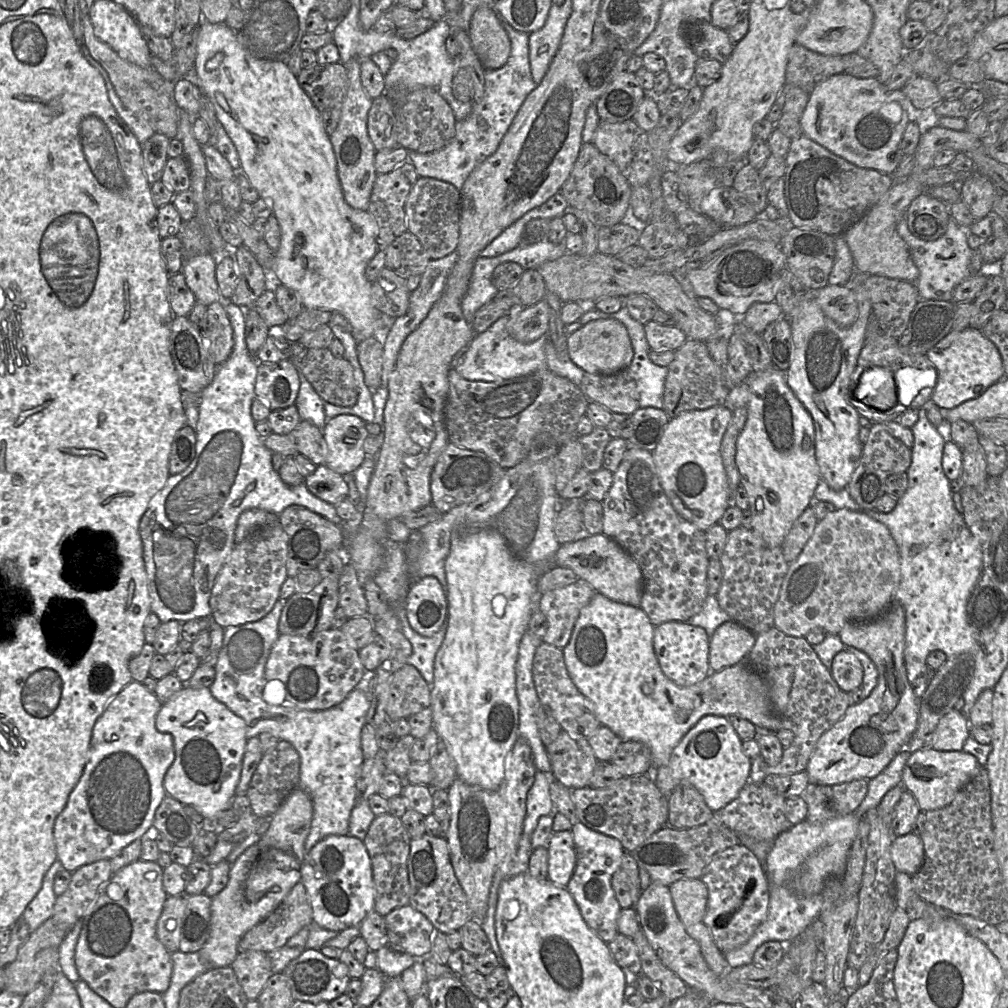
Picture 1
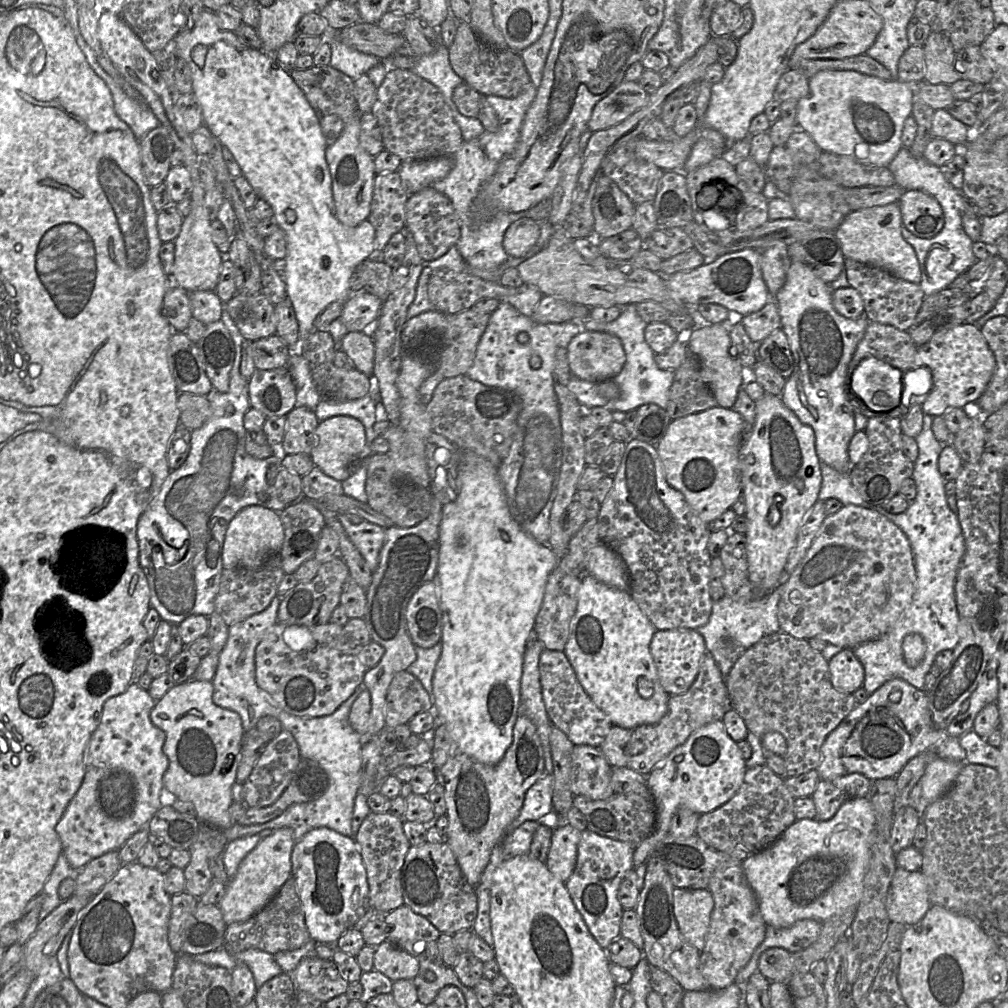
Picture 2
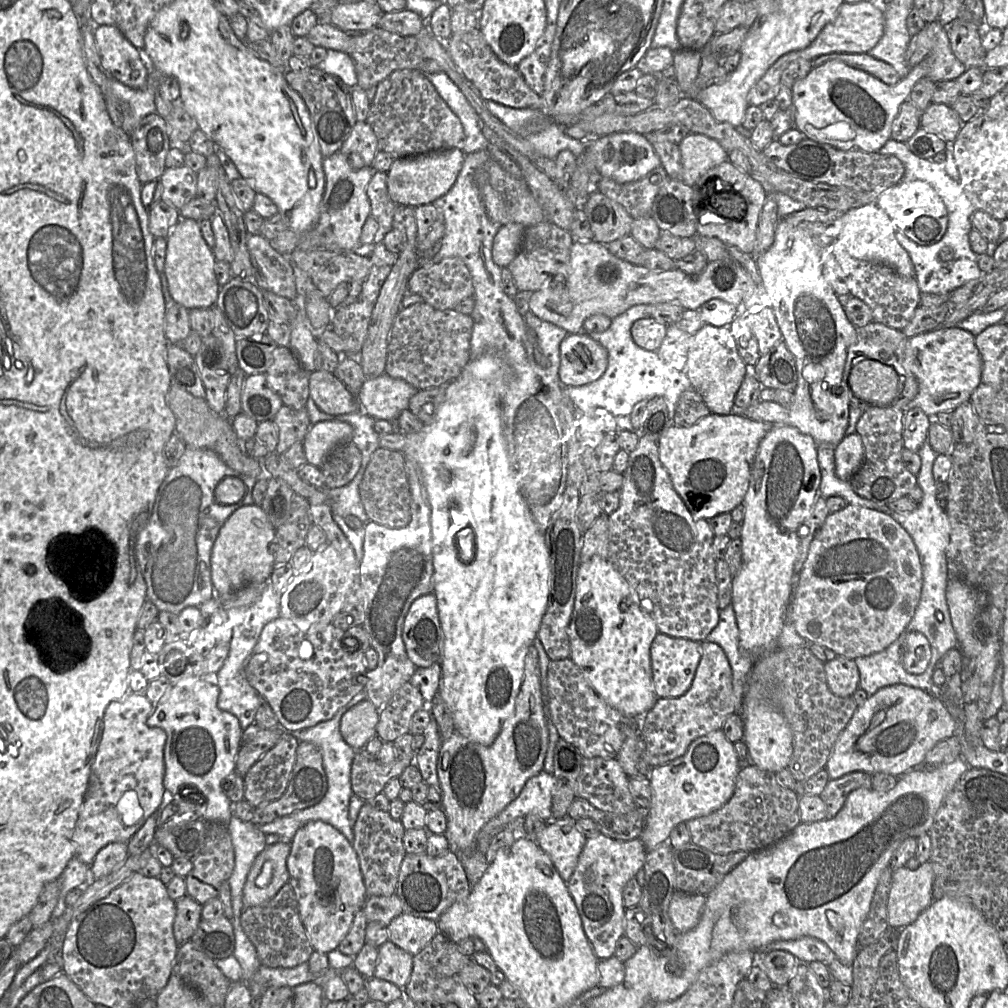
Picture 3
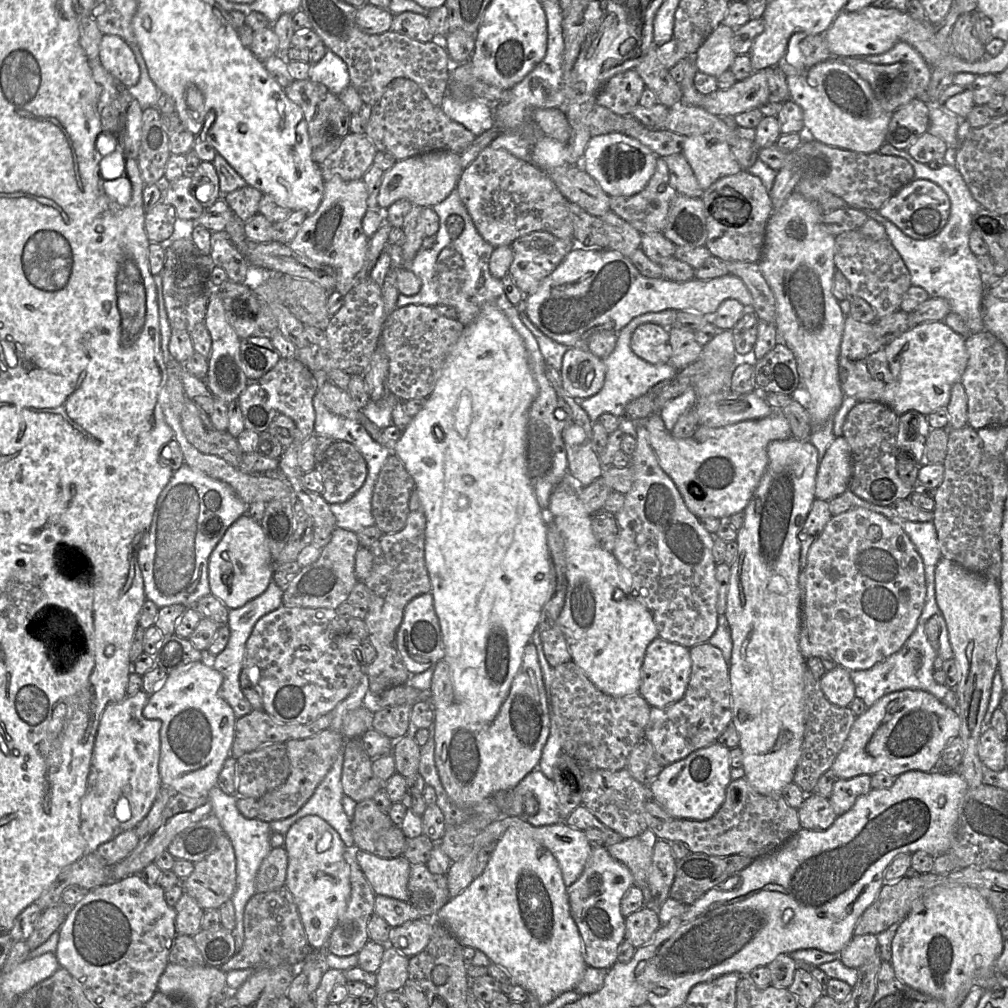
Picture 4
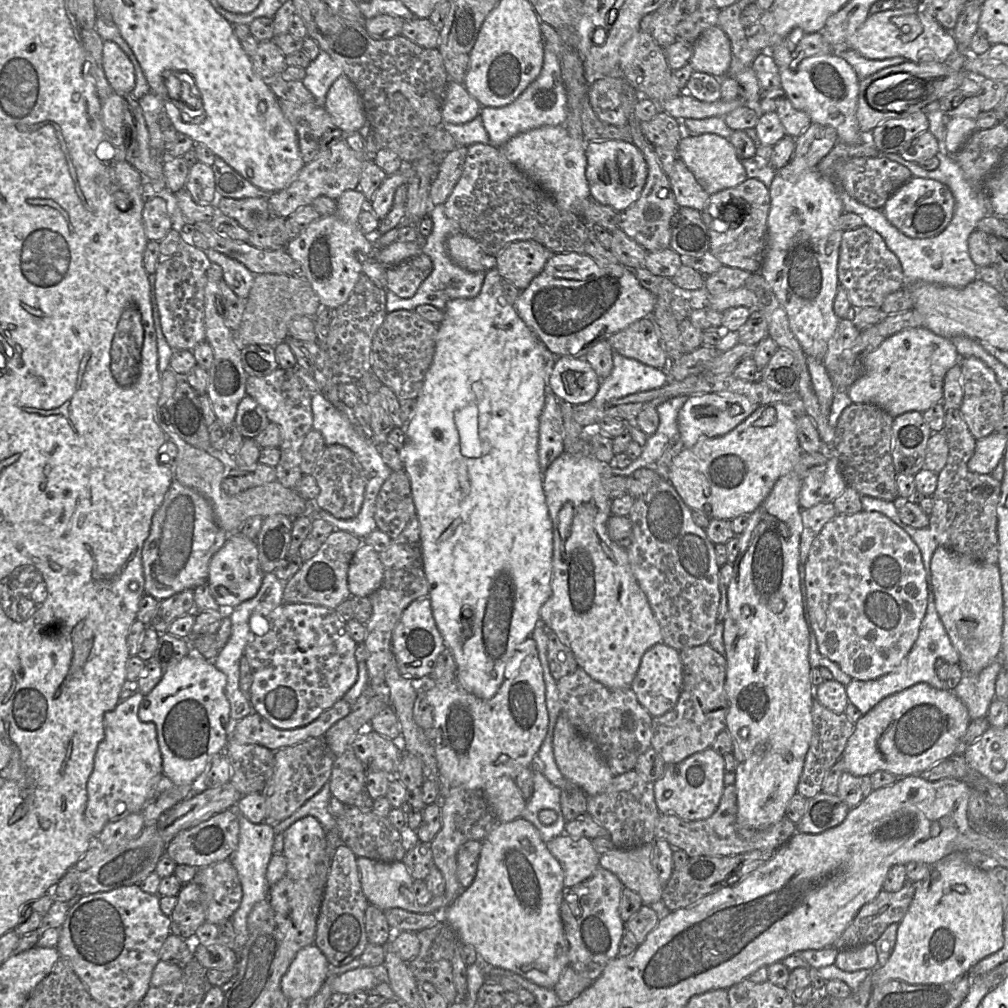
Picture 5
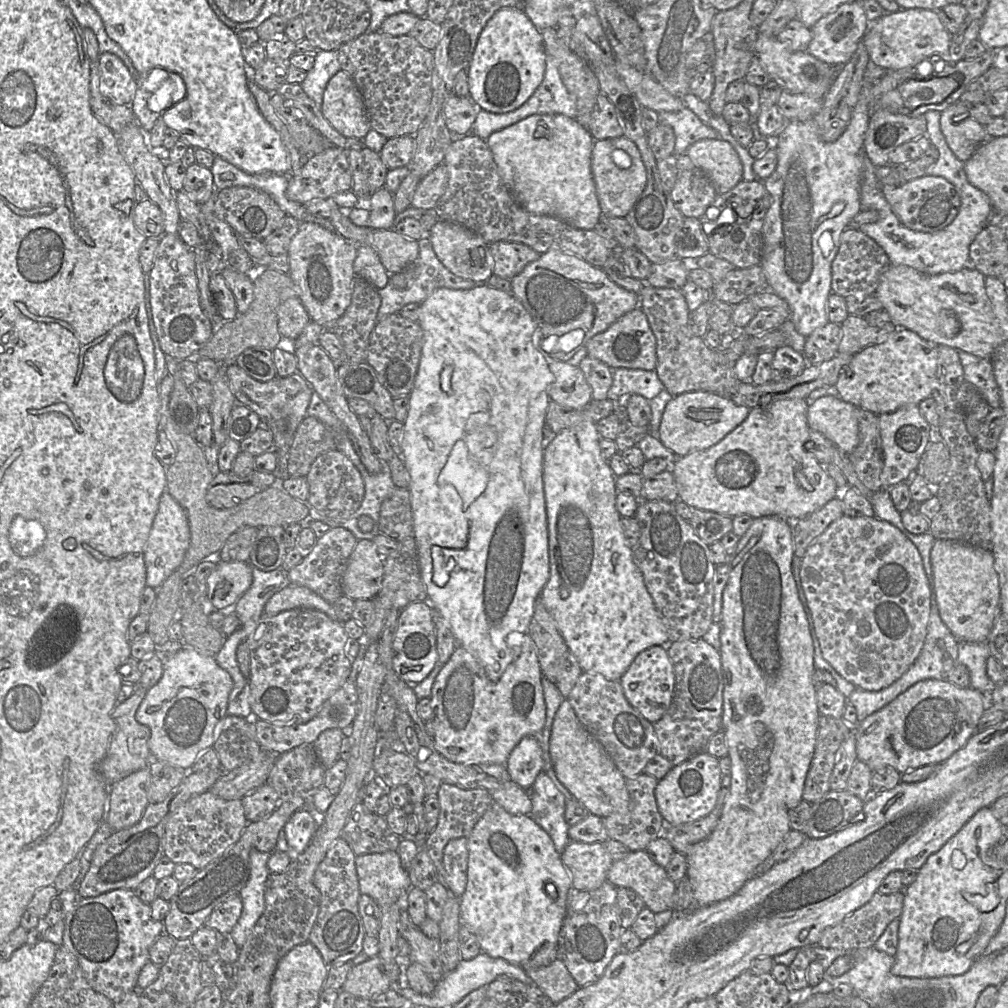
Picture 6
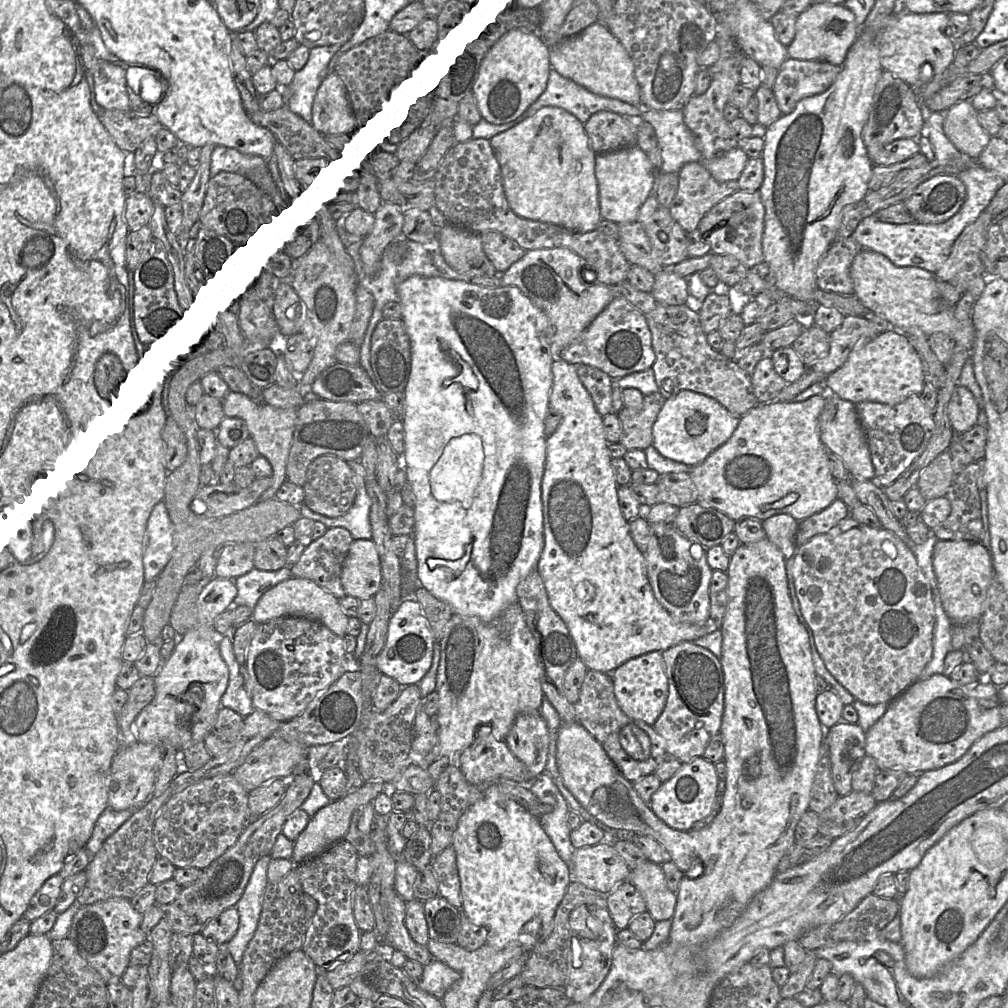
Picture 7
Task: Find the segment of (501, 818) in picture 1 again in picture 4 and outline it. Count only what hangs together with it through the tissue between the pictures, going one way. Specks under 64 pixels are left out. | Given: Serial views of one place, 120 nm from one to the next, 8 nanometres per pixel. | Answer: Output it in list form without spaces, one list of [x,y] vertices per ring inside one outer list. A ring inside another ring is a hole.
[[[533,643],[526,646],[509,694],[492,722],[472,721],[458,702],[434,709],[436,767],[449,798],[460,808],[473,806],[499,791],[512,790],[539,766],[550,733],[550,718],[537,648]]]

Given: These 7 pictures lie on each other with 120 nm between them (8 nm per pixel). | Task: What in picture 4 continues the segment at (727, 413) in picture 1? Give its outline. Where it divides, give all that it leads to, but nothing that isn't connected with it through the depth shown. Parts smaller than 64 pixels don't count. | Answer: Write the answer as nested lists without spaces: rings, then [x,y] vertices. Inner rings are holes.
[[[780,410],[761,419],[740,421],[723,427],[698,425],[690,438],[677,439],[667,430],[659,413],[644,422],[660,467],[672,479],[683,500],[698,518],[729,517],[744,511],[768,465],[768,444],[792,437],[790,424]]]

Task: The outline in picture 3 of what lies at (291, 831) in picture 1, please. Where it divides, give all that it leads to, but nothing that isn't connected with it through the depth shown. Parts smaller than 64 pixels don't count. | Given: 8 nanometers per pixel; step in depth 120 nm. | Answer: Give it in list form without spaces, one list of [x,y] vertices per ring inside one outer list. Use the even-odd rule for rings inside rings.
[[[289,842],[267,845],[254,860],[243,889],[245,908],[260,905],[289,882],[287,858],[291,850]]]

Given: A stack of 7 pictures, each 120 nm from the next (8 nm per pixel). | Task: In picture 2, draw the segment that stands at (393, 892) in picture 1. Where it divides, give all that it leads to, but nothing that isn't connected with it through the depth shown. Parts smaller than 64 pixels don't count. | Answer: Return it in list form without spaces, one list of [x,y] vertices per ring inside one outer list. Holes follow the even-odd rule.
[[[371,811],[355,836],[366,868],[369,905],[383,913],[389,913],[404,905],[401,869],[411,844],[404,833],[403,823],[403,818],[396,817],[390,812],[375,813]]]

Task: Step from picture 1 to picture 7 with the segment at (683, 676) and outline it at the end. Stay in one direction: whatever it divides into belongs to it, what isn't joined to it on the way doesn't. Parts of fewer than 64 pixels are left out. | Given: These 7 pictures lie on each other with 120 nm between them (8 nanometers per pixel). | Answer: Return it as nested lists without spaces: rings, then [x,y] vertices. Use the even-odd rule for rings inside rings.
[[[652,651],[632,658],[611,673],[614,694],[620,709],[628,717],[653,726],[663,712],[668,696],[668,680],[662,652]]]

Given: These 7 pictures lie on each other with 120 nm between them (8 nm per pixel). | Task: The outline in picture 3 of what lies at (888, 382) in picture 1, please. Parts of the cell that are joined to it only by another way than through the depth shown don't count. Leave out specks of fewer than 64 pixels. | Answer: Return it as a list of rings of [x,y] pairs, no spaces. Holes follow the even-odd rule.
[[[865,356],[852,361],[848,385],[856,398],[869,405],[887,407],[900,396],[896,370]]]

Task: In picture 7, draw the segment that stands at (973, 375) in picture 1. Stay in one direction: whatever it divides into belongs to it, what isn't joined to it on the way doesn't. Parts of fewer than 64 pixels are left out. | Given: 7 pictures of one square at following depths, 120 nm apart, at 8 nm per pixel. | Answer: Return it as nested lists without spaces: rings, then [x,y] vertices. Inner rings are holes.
[[[890,330],[857,345],[845,363],[827,376],[824,384],[830,393],[853,404],[869,401],[896,405],[911,395],[920,395],[925,381],[922,361],[907,336],[901,331]]]

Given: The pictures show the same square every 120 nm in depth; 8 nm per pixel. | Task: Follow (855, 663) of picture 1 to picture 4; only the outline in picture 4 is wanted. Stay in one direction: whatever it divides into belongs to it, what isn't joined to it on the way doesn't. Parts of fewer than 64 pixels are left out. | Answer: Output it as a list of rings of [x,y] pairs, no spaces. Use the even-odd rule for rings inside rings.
[[[836,665],[833,670],[826,671],[819,680],[821,690],[830,703],[849,707],[855,697],[855,686],[848,669]]]

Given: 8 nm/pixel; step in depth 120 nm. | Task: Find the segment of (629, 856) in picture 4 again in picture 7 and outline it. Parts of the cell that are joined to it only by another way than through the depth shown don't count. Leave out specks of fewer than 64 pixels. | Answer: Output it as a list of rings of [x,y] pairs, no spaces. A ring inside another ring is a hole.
[[[647,859],[631,870],[627,881],[640,892],[645,900],[647,912],[656,922],[673,918],[677,894],[668,889],[661,864]]]

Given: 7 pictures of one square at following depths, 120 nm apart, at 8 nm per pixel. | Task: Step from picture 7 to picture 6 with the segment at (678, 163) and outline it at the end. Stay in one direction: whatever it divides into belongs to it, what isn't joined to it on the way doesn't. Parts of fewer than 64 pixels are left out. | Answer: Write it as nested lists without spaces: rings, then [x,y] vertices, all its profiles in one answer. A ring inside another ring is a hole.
[[[688,108],[677,112],[657,112],[659,123],[670,126],[675,135],[675,147],[672,155],[685,154],[693,143],[702,139],[720,139],[719,133],[703,123]]]

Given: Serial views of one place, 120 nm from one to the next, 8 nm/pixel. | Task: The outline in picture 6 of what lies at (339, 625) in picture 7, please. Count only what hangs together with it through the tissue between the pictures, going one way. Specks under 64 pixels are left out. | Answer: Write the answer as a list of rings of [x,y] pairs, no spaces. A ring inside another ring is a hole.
[[[287,585],[275,593],[264,606],[264,615],[274,616],[292,609],[316,610],[327,615],[331,620],[340,622],[332,604],[306,587]]]

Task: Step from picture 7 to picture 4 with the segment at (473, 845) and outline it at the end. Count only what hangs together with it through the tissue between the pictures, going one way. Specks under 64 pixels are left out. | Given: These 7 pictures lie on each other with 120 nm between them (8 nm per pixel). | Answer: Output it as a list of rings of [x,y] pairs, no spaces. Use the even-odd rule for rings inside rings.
[[[508,828],[504,832],[497,841],[496,848],[493,851],[483,873],[475,878],[458,896],[451,898],[437,912],[434,917],[434,922],[438,922],[447,927],[463,947],[472,947],[474,950],[480,950],[486,954],[491,963],[495,963],[510,974],[512,977],[512,984],[510,985],[521,986],[527,993],[534,995],[540,1005],[547,1005],[562,993],[574,990],[588,967],[584,960],[583,942],[576,923],[571,915],[567,887],[564,884],[562,871],[557,860],[547,848],[539,844],[525,832],[519,832],[519,830],[515,828]]]

